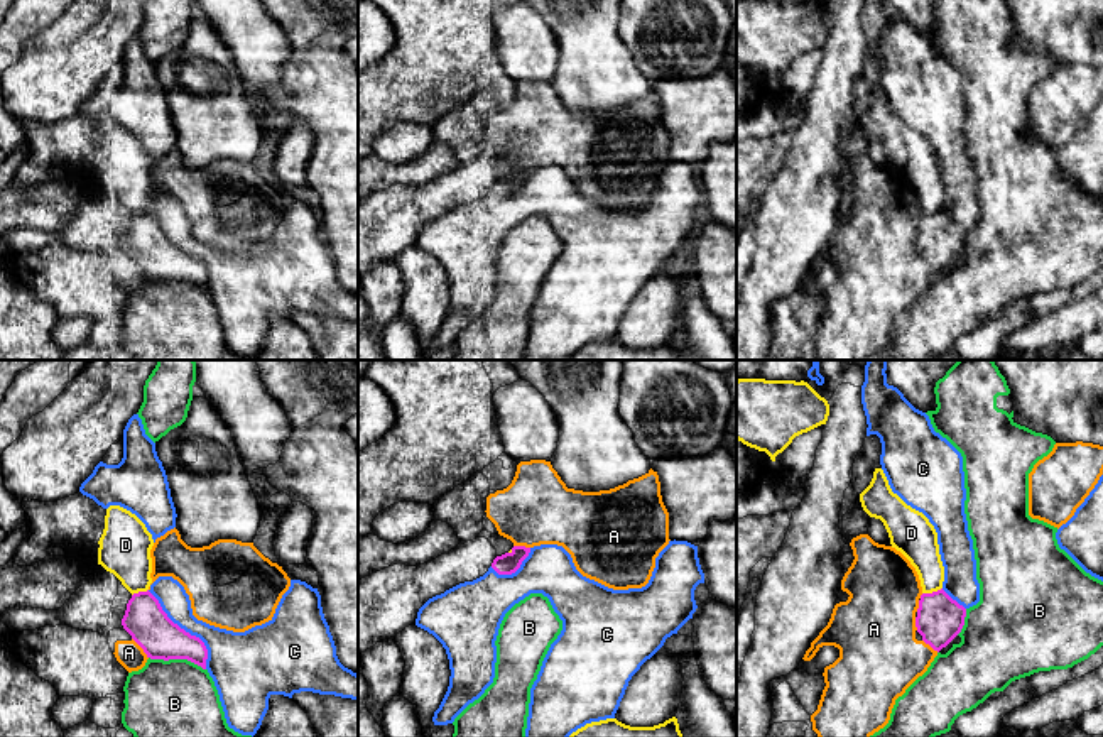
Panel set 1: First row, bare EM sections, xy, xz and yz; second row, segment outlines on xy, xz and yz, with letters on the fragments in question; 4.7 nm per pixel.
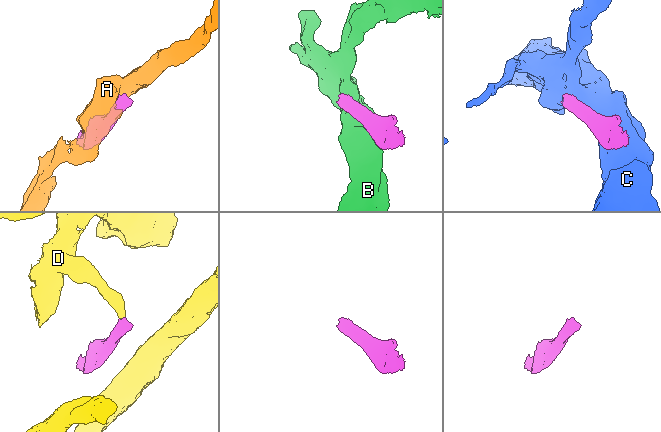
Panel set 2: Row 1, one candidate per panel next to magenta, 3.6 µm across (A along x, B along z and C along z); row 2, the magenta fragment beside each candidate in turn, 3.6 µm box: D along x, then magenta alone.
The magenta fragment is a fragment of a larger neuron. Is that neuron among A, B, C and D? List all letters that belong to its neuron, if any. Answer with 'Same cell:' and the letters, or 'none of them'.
Same cell: none of them

